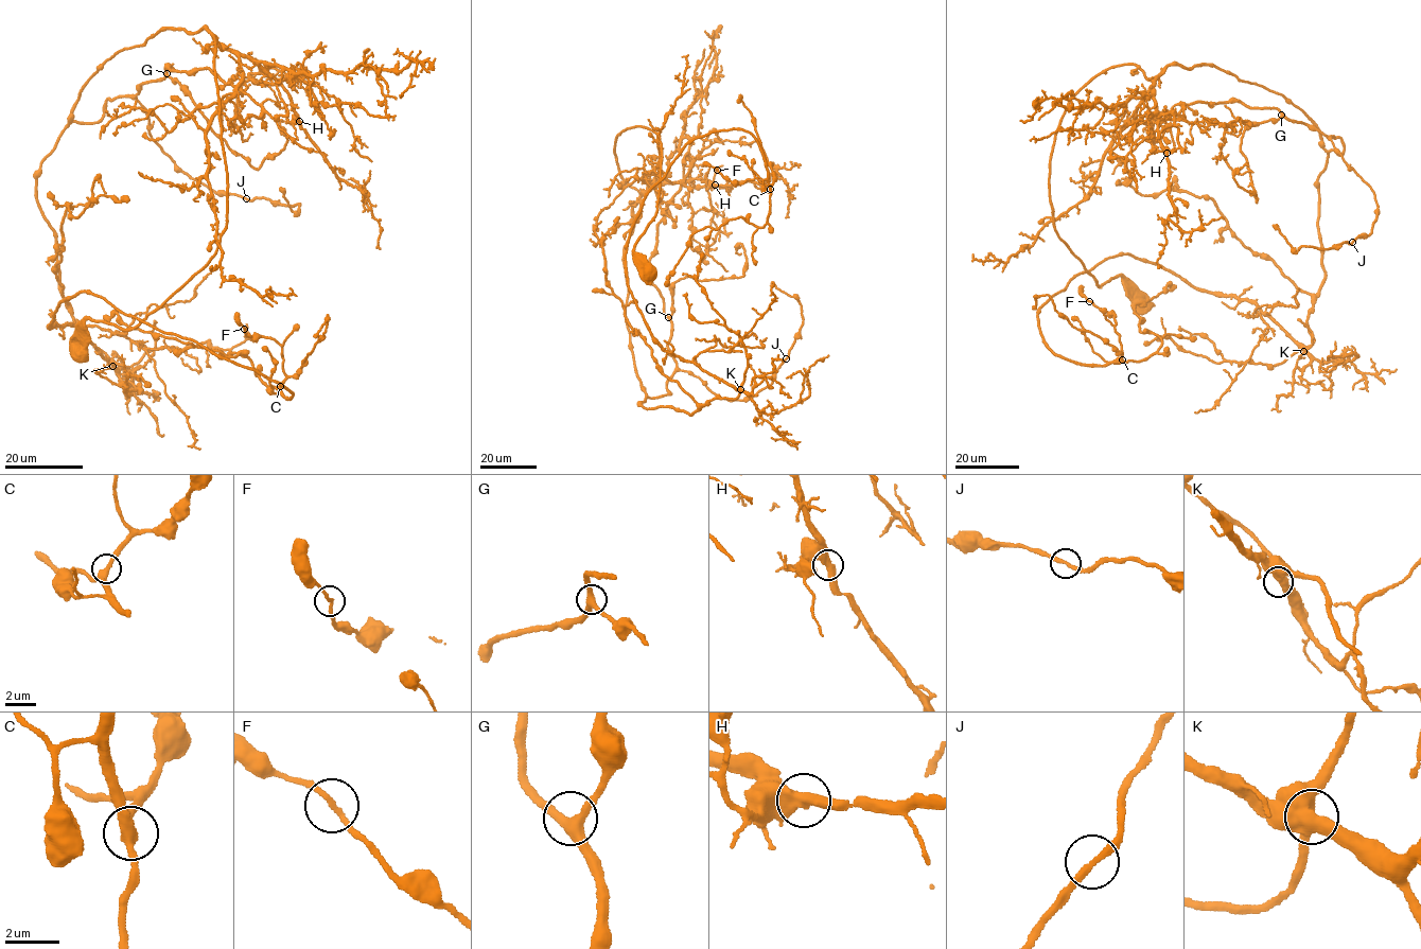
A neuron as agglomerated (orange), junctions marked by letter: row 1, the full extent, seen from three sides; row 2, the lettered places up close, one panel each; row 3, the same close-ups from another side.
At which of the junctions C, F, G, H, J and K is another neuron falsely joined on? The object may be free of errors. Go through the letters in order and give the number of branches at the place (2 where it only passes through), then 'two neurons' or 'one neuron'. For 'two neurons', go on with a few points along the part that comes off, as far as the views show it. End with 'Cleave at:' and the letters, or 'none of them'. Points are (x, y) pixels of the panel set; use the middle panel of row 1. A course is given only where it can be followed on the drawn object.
C: 3 | one neuron
F: 2 | one neuron
G: 3 | one neuron
H: 2 | one neuron
J: 2 | one neuron
K: 2 | one neuron
Cleave at: none of them

